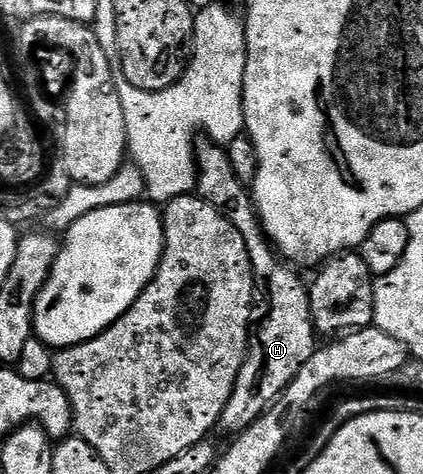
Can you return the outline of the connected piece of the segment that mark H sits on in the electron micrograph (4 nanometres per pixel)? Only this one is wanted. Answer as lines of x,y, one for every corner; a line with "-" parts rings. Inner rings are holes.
203,135
194,142
194,154
198,196
217,207
217,211
221,211
221,215
225,215
229,223
241,231
241,239
245,239
245,247
249,247
249,263
255,276
255,318
247,339
247,357
218,424
220,430
238,435
278,401
285,387
293,383
297,371
309,363
309,355
313,355
317,348
317,334
311,318
308,286
305,281
303,285
302,279
295,274
298,272
280,256
268,239
263,224
259,222
252,194
248,186
237,179
226,148

